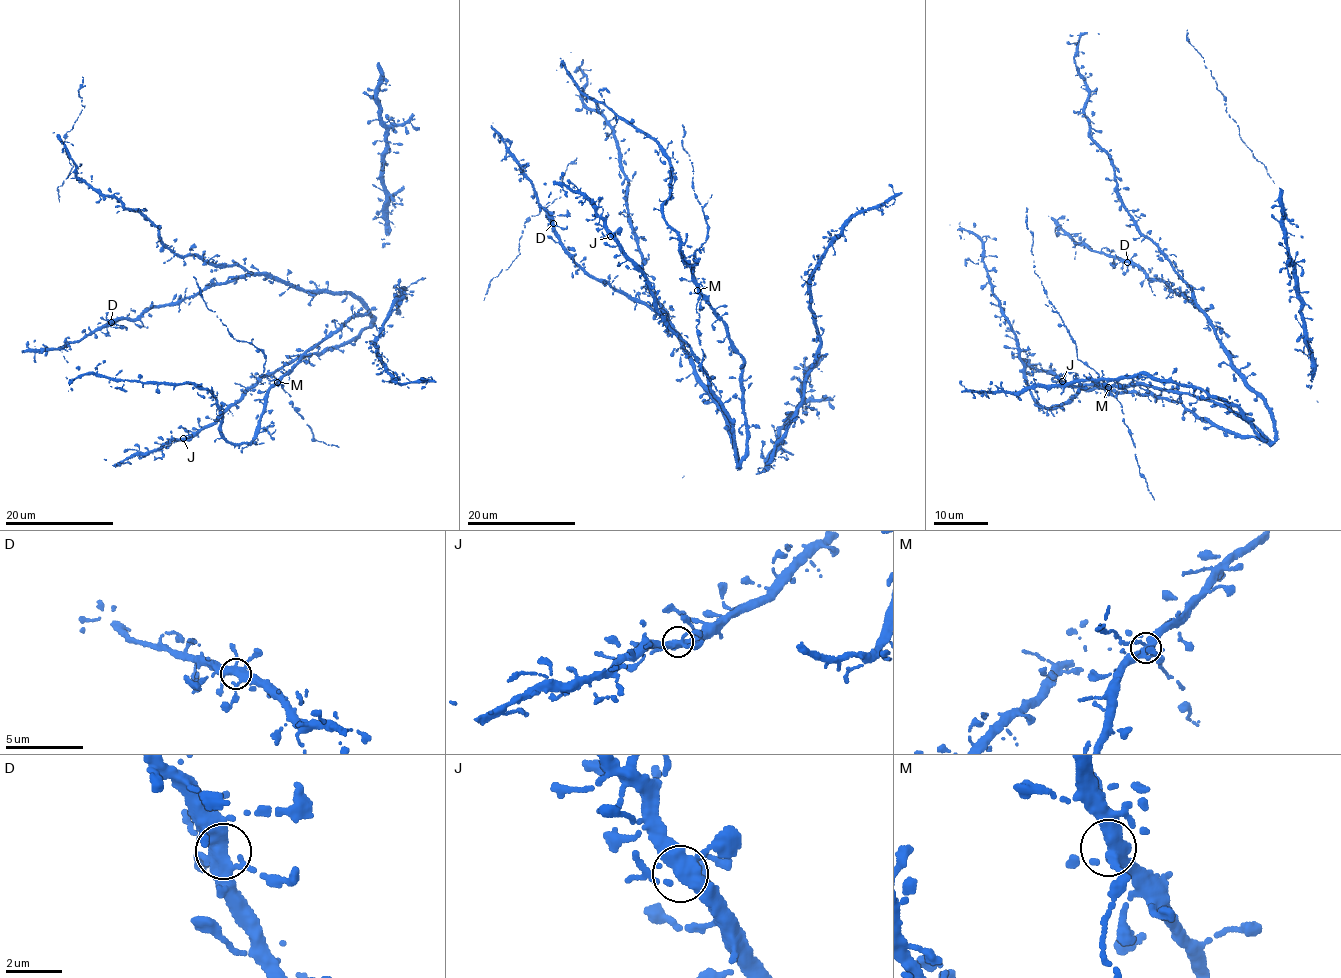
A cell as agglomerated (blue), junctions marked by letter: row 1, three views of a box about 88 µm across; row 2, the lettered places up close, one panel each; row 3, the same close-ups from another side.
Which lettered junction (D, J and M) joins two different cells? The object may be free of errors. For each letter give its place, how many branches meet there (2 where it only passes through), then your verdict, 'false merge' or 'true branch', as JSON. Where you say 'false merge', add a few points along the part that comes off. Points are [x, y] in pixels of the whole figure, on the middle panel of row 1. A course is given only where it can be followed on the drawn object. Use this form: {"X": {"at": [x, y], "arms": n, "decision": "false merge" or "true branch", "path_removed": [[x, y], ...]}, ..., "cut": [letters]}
{"D": {"at": [553, 223], "arms": 5, "decision": "true branch"}, "J": {"at": [610, 236], "arms": 5, "decision": "true branch"}, "M": {"at": [697, 290], "arms": 5, "decision": "true branch"}, "cut": []}

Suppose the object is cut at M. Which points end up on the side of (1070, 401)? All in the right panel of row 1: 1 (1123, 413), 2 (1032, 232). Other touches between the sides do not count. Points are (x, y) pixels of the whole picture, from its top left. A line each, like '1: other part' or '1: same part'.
1: other part
2: other part

